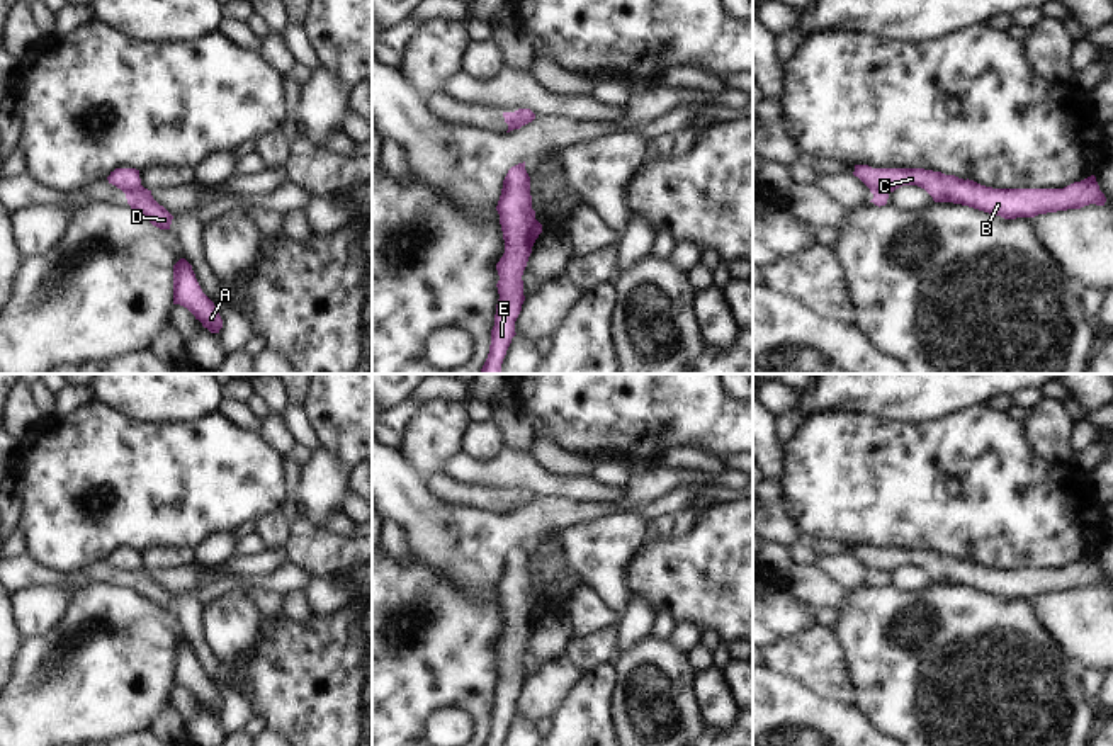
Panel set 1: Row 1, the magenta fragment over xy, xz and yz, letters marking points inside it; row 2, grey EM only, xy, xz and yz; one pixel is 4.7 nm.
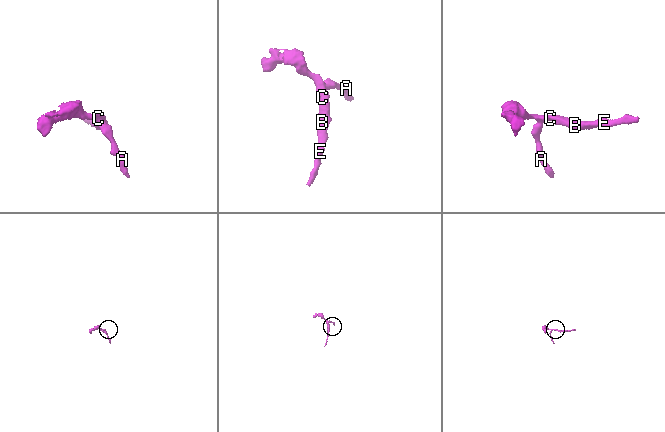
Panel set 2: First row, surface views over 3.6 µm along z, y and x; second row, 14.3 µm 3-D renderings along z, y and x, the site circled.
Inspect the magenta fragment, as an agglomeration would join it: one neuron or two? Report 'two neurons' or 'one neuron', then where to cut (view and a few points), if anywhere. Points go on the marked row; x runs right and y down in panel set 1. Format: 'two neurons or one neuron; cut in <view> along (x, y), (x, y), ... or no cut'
two neurons; cut in xy along (140, 184), (126, 194)

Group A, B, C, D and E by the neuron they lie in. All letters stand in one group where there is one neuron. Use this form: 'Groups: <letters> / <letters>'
Groups: A D / B C E.

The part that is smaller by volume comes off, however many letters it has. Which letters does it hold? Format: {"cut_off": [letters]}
{"cut_off": ["A", "D"]}

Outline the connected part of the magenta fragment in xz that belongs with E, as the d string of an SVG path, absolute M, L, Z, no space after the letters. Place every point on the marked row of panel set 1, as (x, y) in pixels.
M525 161L511 167L503 180L501 195L496 206L505 240L505 253L496 263L500 280L494 326L491 345L481 374L501 374L501 364L515 333L515 321L525 301L523 270L532 246L542 233L542 224L535 219L530 195L530 177Z

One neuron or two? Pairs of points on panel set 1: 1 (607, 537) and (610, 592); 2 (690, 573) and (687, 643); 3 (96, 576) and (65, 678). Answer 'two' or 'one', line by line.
1: one
2: two
3: two

